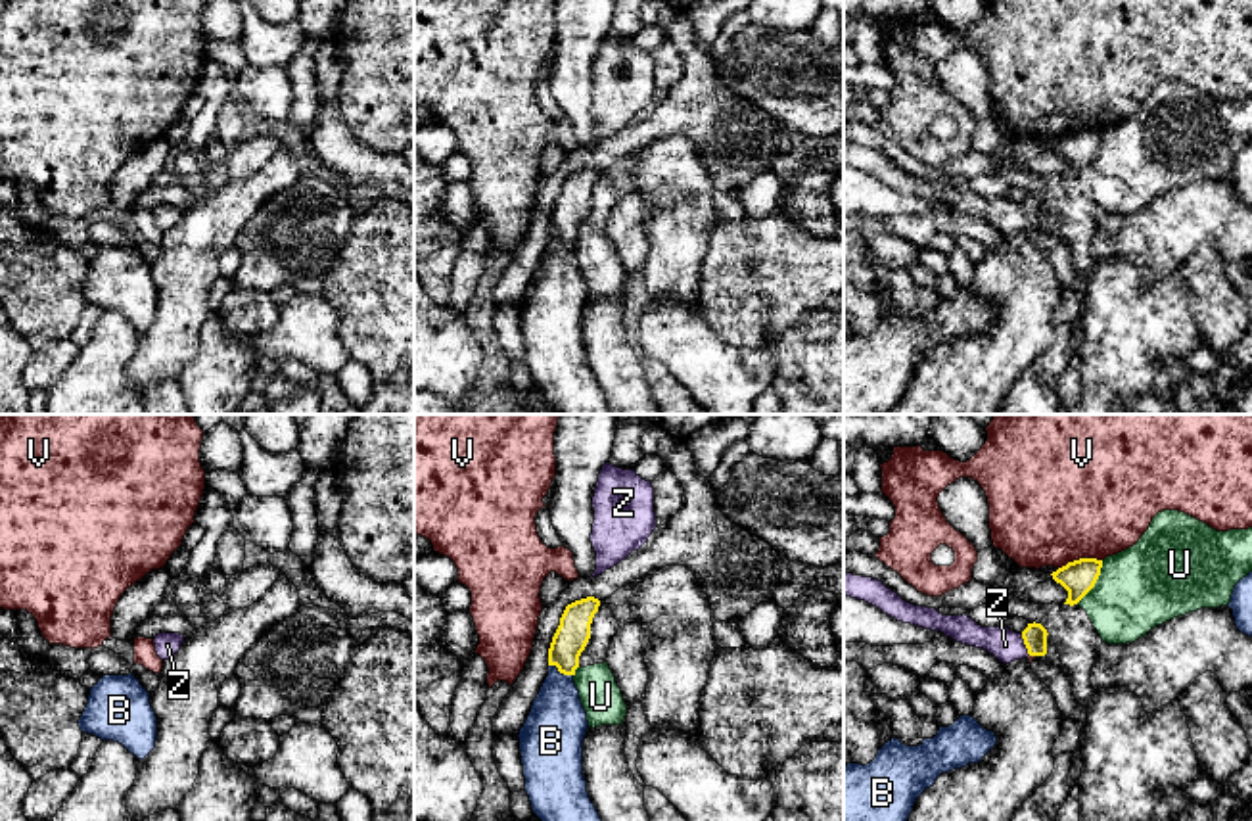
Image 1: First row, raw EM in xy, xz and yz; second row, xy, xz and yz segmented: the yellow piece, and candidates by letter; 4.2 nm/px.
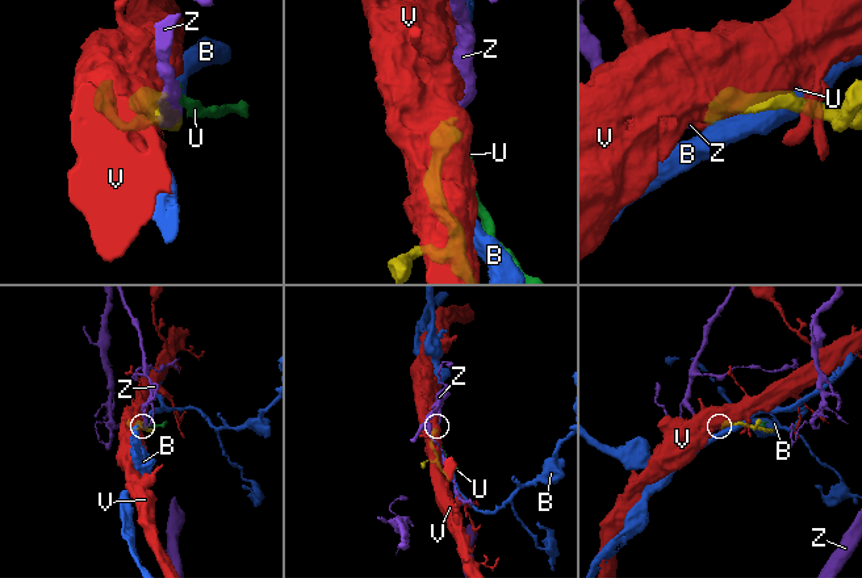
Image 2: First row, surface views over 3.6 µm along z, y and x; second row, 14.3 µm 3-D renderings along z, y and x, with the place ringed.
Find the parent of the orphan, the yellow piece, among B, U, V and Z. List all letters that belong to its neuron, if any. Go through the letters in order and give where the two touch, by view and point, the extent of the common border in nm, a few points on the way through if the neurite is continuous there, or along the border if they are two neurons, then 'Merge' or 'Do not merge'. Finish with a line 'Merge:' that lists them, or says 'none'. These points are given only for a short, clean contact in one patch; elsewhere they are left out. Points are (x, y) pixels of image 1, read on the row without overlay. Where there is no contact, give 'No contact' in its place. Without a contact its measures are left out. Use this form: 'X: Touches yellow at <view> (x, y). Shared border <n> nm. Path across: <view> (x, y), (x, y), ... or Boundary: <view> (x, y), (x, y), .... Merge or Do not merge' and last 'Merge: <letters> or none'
B: Touches yellow at xz (560, 242). Shared border 120 nm. Do not merge
U: Touches yellow at yz (1095, 152). Shared border 220 nm. Do not merge
V: Touches yellow at yz (1080, 129). Shared border 190 nm. Do not merge
Z: Touches yellow at yz (1026, 215). Shared border 100 nm. Path across: yz (1034, 206), (1026, 215), (1005, 215). Merge
Merge: Z

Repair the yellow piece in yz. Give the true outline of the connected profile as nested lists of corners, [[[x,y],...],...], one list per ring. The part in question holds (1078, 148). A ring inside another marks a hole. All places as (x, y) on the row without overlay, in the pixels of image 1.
[[[1079,129],[1053,142],[1053,150],[1068,161],[1064,175],[1078,175],[1097,153],[1102,130]]]

